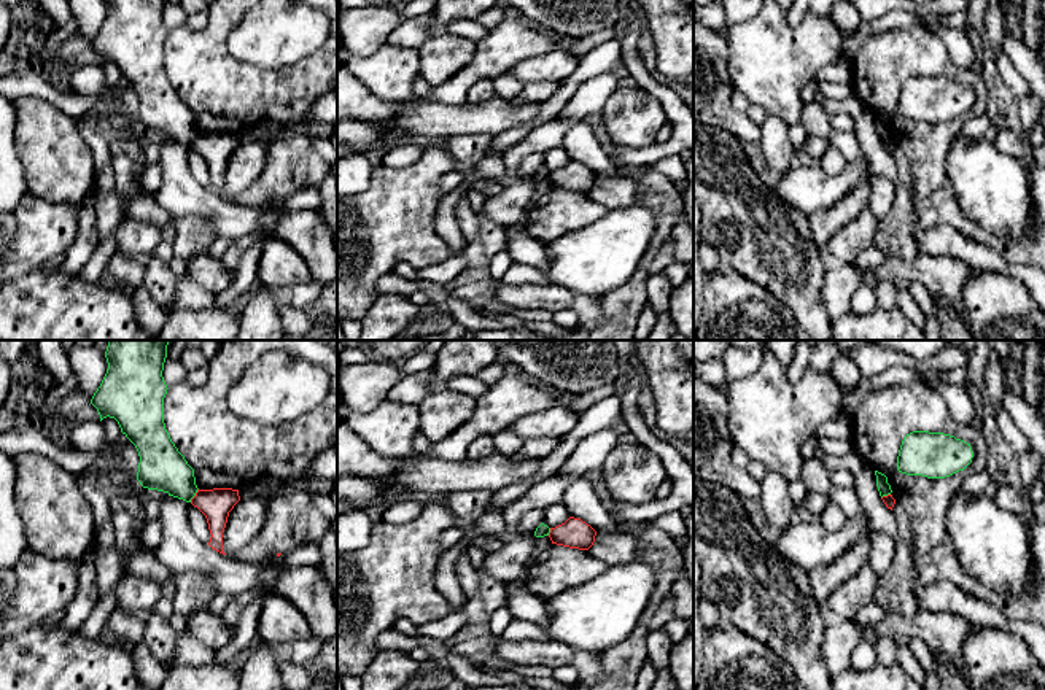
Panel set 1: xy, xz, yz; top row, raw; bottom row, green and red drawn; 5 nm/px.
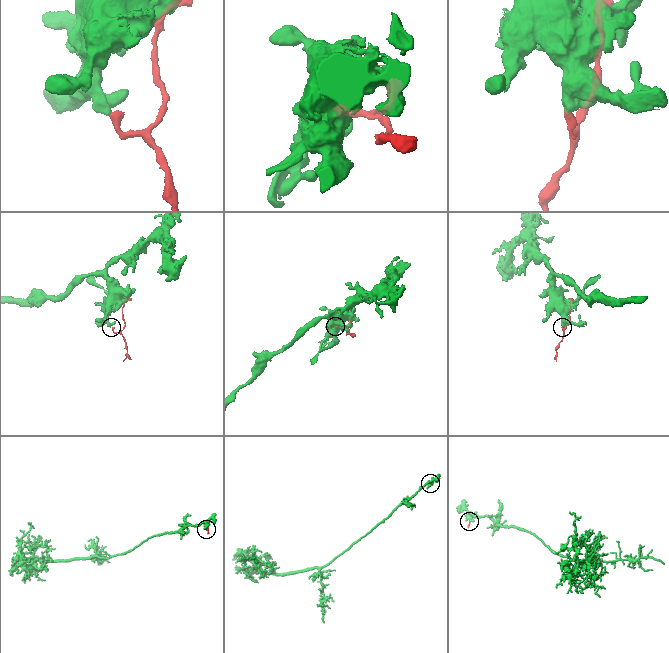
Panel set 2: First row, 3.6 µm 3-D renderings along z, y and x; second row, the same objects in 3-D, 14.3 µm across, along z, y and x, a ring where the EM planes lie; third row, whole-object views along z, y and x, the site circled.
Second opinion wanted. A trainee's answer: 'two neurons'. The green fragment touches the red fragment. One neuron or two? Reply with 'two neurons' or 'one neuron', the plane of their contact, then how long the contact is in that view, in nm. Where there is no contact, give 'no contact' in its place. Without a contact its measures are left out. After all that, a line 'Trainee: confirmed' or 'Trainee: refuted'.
two neurons; contact in xy; length 80 nm
Trainee: confirmed

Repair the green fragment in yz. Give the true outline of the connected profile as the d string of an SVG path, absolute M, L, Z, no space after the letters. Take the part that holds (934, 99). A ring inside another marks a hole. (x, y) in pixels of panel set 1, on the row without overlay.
M913 75L902 84L897 114L907 119L945 122L964 114L973 102L970 87L943 76Z

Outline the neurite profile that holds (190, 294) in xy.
M189 273L177 277L177 294L172 308L204 310L212 307L219 307L216 294L204 289Z

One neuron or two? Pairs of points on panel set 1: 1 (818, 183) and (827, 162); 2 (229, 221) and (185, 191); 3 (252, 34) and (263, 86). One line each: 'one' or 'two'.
1: two
2: one
3: two

